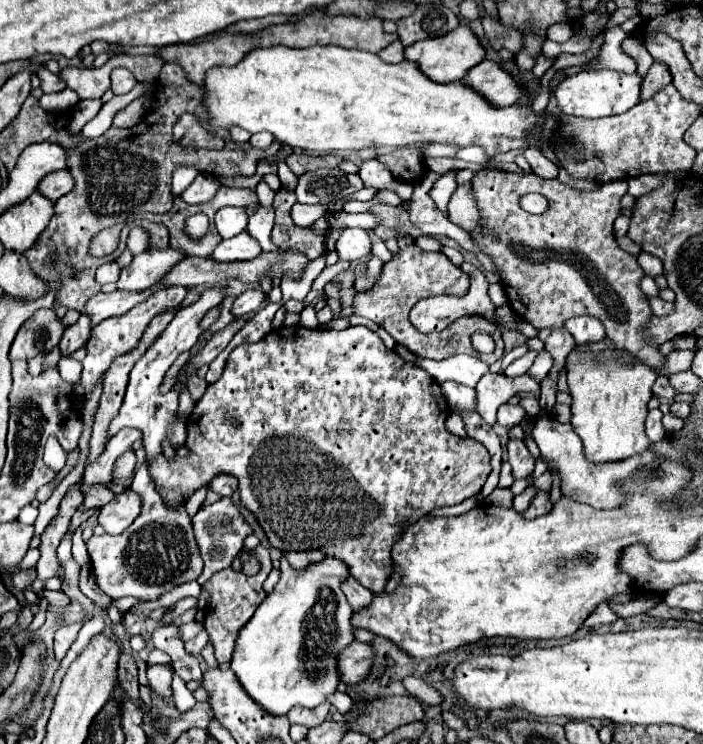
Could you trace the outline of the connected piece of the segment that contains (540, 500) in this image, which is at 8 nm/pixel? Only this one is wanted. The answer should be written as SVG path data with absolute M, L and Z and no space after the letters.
M537 491L537 495L531 499L531 505L521 513L525 519L535 519L551 511L551 501L549 501L549 491Z

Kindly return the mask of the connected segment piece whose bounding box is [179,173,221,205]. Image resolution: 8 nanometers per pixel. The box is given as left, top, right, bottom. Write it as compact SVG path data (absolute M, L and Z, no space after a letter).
M199 175L179 197L189 203L189 205L195 205L195 203L207 203L209 199L215 197L217 189L219 189L219 181L211 175Z

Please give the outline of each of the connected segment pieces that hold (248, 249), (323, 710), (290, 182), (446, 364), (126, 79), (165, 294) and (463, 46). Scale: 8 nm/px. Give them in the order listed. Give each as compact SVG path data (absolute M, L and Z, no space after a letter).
M243 231L231 239L223 239L211 257L215 261L245 261L255 259L261 251L261 245L255 239L251 239L247 231Z
M325 701L323 705L317 705L315 709L295 707L295 709L291 709L291 713L287 713L287 719L291 723L299 723L299 725L305 725L305 727L315 727L315 725L319 725L327 719L327 713L329 713L329 703Z
M285 147L285 151L279 157L279 179L283 183L283 187L287 189L295 189L298 178L291 172L289 167L285 165L285 157L291 155L291 147Z
M453 355L443 361L431 361L431 359L417 357L413 363L425 369L427 373L431 373L431 377L435 377L439 383L455 381L467 387L475 387L479 379L489 371L489 365L473 355Z
M117 67L111 71L111 91L115 95L125 95L129 93L133 87L137 85L137 79L133 77L133 73L129 69Z
M169 287L169 289L163 289L163 291L157 291L151 299L143 301L141 305L133 307L131 311L127 311L125 315L121 317L109 317L105 321L101 321L99 325L93 327L93 333L91 333L91 339L89 343L85 345L87 347L87 353L85 359L83 359L83 373L81 373L81 385L83 385L83 391L85 391L85 397L93 391L93 385L97 383L99 377L105 375L105 371L109 369L109 365L113 363L115 357L123 355L123 353L129 353L131 349L137 347L143 331L147 329L147 323L151 321L151 317L159 315L161 311L169 309L169 307L177 307L183 297L187 297L187 289L183 287Z
M463 23L463 25L459 25L457 29L453 29L451 33L443 35L443 37L423 39L423 41L407 47L405 49L405 59L419 63L421 71L437 83L453 83L453 81L461 81L471 67L475 67L477 63L481 63L485 59L485 49L479 43L477 35L469 29L469 25Z

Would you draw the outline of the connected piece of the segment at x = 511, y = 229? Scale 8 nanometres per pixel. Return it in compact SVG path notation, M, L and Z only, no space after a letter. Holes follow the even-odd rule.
M483 169L473 175L471 183L477 209L481 213L481 223L469 233L471 237L475 237L475 245L479 245L485 255L493 257L497 273L507 293L507 301L523 321L531 323L537 331L541 331L547 327L559 329L563 327L563 321L577 315L591 315L605 325L607 337L619 349L627 349L641 363L653 369L661 369L665 357L659 353L657 347L645 343L641 335L641 329L647 325L647 319L651 317L647 297L639 289L639 281L645 273L633 255L619 249L613 235L613 221L621 213L619 201L627 193L627 181L603 183L597 191L583 193L563 185L557 179L541 179L535 173L517 175L507 171ZM531 191L541 193L549 201L549 211L545 211L543 215L531 215L519 207L519 197Z

